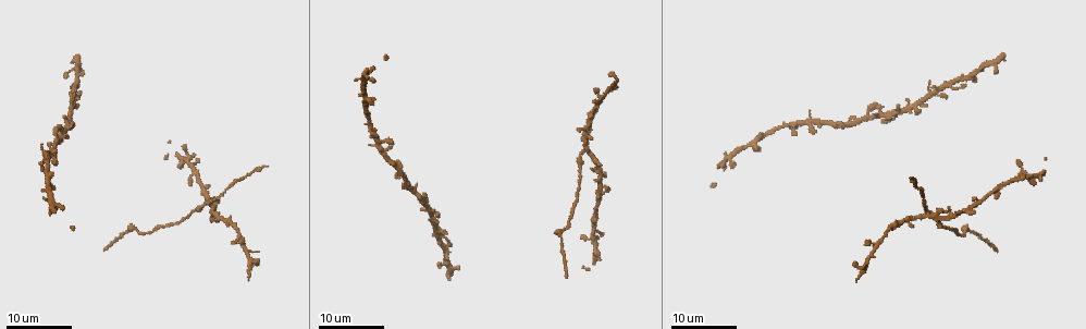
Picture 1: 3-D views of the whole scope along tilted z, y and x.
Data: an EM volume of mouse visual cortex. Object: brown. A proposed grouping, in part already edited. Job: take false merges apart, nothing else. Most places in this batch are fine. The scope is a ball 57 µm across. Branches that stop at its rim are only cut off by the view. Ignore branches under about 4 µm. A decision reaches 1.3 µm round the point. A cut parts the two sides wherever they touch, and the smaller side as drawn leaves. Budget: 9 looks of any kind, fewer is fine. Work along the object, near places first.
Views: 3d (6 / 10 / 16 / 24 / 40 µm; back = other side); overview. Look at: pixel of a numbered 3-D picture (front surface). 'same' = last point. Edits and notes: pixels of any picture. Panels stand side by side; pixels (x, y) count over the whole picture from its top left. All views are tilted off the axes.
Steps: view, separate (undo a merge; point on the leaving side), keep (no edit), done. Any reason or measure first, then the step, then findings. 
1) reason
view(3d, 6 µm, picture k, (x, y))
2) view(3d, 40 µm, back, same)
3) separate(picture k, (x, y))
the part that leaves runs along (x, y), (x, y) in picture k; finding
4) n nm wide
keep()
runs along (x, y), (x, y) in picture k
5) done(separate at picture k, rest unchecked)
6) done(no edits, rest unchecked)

three arms meet
view(3d, 24 µm, picture 1, (985, 200))

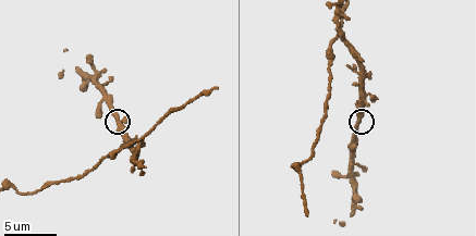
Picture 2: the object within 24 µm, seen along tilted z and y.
view(3d, 6 µm, picture 2, (118, 118))

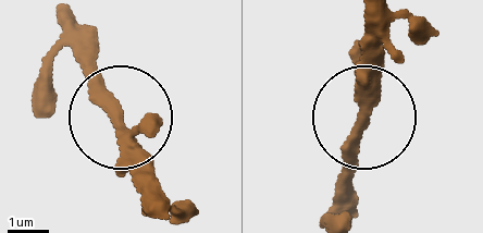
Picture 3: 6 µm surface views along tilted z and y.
250 nm wide
keep()
continuous, no second cell

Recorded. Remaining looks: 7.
four-way junction
view(3d, 10 µm, picture 2, (344, 41))

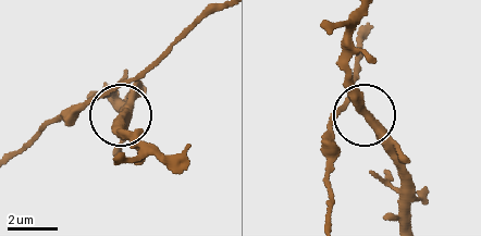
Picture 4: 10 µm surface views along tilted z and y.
keep()
continuous, no second cell

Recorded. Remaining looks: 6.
three arms meet
view(3d, 24 µm, picture 1, (246, 248))

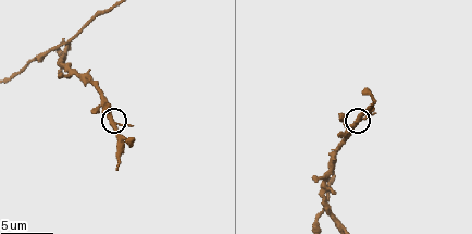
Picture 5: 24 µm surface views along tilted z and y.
view(3d, 10 µm, picture 5, (110, 120))

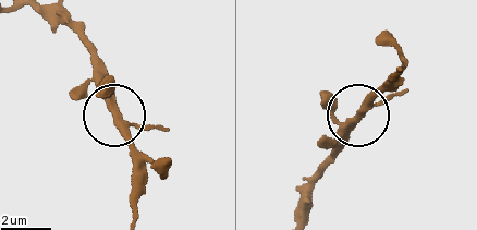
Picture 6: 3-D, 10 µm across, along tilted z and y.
other side
view(3d, 10 µm, back, picture 6, (116, 112))

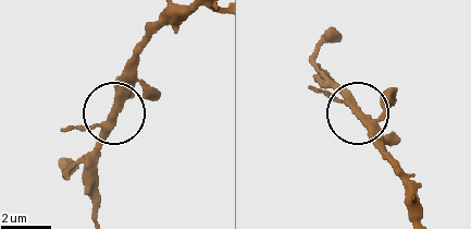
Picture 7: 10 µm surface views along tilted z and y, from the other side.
260 nm wide
keep()
runs along (419, 212), (412, 182), (373, 139), (333, 76) in picture 7; all the same cell

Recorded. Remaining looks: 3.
calibre changes
view(3d, 10 µm, picture 2, (298, 176))

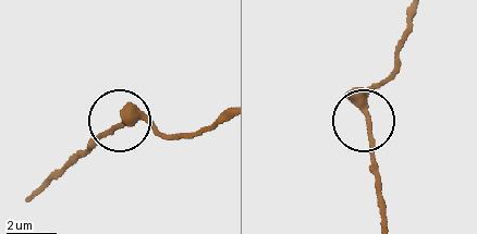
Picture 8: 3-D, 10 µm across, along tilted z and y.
view(3d, 6 µm, picture 8, (366, 116))

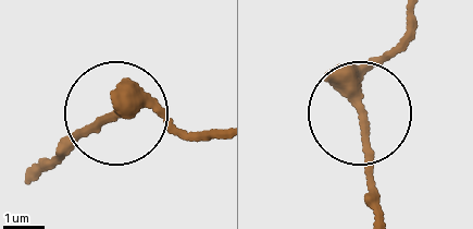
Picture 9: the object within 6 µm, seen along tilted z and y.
keep()
continuous, no second cell

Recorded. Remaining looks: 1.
done(no edits, rest unchecked)

